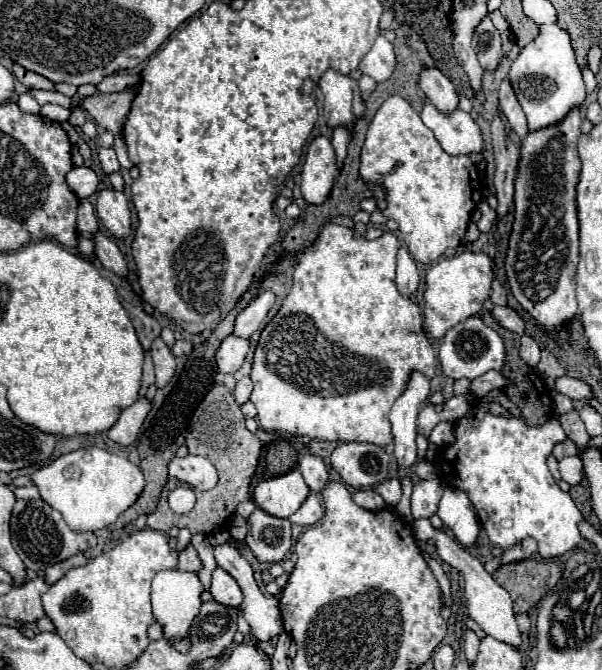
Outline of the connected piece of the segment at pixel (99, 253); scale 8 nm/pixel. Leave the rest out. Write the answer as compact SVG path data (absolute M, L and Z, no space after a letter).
M104 231L94 233L92 239L94 239L94 255L100 259L102 267L126 277L126 273L128 273L126 261L122 259L120 249L118 249L118 245L114 243L114 239L112 239L108 233L104 233Z

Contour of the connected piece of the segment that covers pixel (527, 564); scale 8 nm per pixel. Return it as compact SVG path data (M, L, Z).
M524 559L498 567L492 577L510 593L516 615L520 615L530 613L530 609L534 609L538 601L554 589L562 577L562 565L556 561Z

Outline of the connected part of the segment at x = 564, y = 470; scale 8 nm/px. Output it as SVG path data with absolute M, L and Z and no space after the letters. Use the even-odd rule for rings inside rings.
M578 455L574 457L566 457L558 463L558 469L560 469L560 475L566 483L570 485L578 485L582 481L582 461Z

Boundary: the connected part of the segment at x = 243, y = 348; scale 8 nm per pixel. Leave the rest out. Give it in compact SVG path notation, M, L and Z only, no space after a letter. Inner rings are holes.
M236 335L226 337L216 353L218 371L220 373L236 373L242 367L246 353L248 353L248 339L242 339Z

